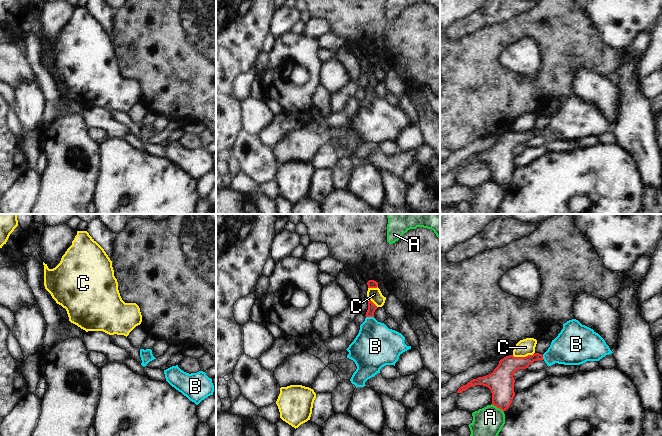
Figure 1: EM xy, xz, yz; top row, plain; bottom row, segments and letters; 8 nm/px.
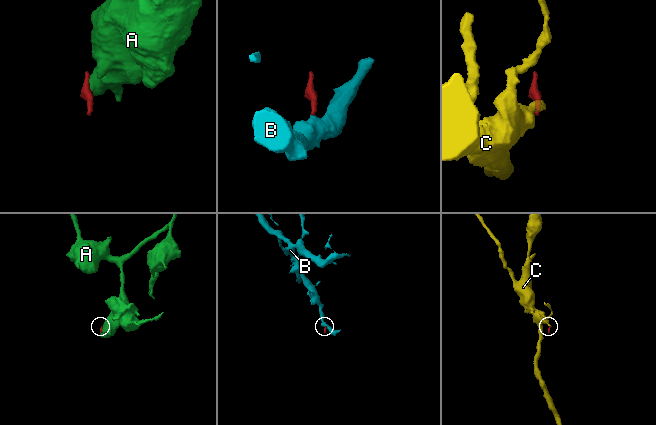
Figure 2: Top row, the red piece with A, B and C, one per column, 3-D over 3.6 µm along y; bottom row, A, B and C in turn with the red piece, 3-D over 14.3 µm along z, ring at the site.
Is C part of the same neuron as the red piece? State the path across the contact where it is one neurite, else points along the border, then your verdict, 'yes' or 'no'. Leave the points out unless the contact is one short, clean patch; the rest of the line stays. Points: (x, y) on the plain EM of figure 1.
border yz (533, 129), (527, 132), (512, 131); no

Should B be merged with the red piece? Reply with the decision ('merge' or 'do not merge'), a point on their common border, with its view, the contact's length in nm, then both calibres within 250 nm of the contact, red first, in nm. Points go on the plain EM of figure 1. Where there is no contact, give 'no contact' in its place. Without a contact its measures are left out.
merge | xz (370, 92) | 60 nm | 70/340 nm

